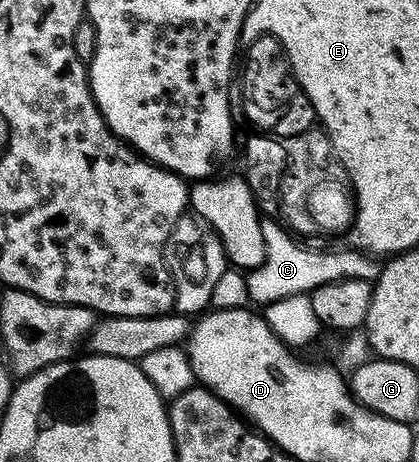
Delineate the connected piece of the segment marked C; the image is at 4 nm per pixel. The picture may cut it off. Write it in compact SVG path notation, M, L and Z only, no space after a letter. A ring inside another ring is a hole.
M271 217L263 219L263 236L265 237L263 264L246 272L245 275L248 297L252 304L268 305L291 295L306 295L321 285L329 285L333 281L342 279L360 279L366 283L378 279L381 263L376 256L369 255L366 251L333 251L330 249L315 251L319 249L304 245L298 238L288 234L278 222L275 224L273 220L275 219Z

